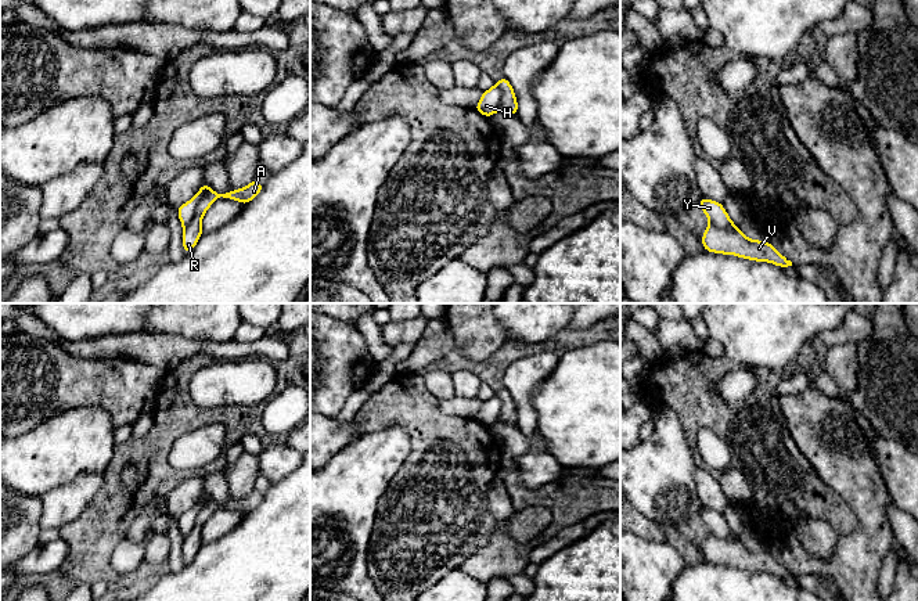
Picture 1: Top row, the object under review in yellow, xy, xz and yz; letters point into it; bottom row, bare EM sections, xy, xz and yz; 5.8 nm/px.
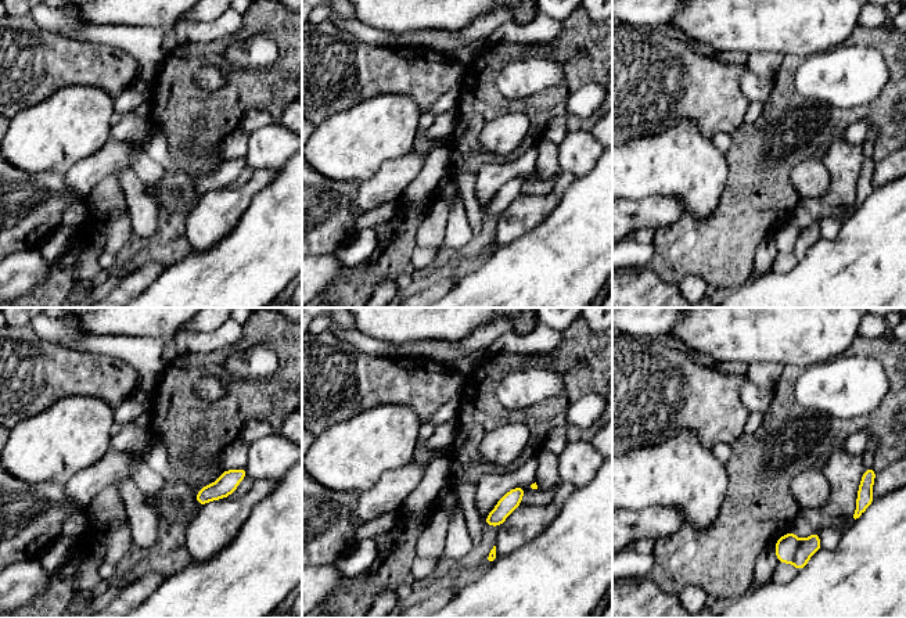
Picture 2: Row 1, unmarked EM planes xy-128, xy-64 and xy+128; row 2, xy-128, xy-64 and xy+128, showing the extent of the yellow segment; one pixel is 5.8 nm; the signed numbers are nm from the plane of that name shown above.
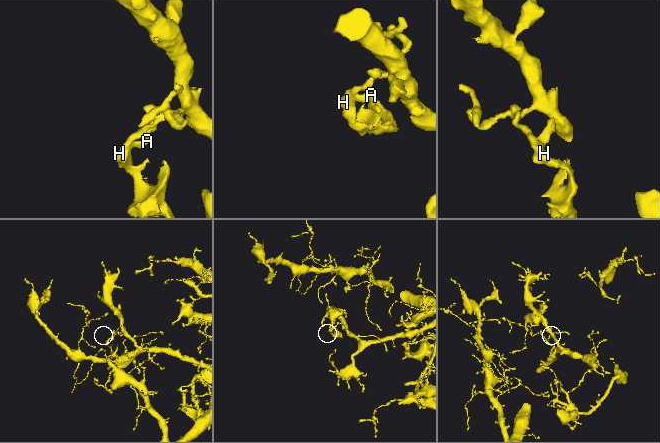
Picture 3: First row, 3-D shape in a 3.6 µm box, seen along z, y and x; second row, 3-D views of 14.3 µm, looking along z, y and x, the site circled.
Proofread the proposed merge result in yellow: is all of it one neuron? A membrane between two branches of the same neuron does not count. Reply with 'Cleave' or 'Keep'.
Cleave

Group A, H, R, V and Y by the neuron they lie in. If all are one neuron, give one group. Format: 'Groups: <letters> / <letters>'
Groups: A R V / H Y

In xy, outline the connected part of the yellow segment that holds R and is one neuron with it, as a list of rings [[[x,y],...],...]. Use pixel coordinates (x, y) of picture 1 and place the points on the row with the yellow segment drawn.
[[[255,179],[244,188],[233,190],[226,194],[219,194],[216,191],[210,191],[197,206],[197,212],[190,222],[190,224],[183,230],[183,251],[184,253],[190,253],[198,240],[201,238],[202,233],[202,217],[210,205],[220,197],[238,201],[242,205],[248,204],[253,198],[256,198],[260,191],[263,190],[263,184],[256,181]]]

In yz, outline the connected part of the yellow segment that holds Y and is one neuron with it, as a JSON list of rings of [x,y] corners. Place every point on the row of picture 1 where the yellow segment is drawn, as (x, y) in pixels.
[[[701,197],[699,208],[708,216],[709,222],[716,224],[720,230],[727,230],[735,226],[730,219],[727,210],[724,209],[723,204]]]

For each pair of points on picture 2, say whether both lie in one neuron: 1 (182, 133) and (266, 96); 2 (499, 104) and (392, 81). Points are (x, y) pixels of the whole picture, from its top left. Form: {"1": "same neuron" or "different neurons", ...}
{"1": "same neuron", "2": "different neurons"}

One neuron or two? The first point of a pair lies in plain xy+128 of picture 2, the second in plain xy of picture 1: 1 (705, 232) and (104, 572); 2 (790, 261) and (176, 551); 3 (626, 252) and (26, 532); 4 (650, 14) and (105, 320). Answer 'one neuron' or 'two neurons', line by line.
1: one neuron
2: one neuron
3: two neurons
4: one neuron

